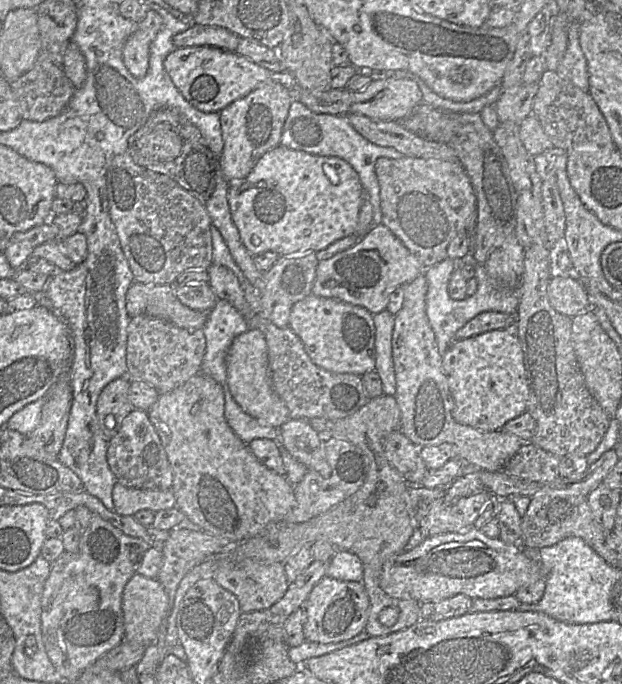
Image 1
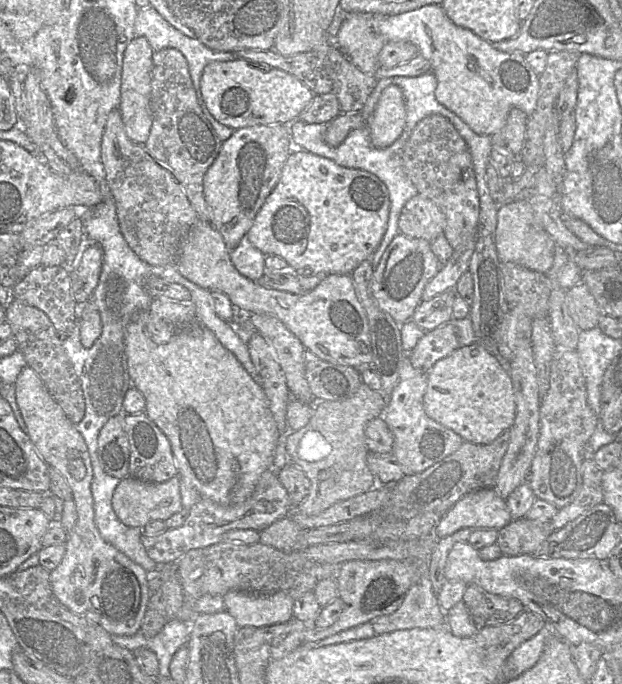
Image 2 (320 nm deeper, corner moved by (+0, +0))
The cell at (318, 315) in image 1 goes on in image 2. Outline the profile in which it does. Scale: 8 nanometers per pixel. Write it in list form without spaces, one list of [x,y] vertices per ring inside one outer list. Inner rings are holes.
[[[198,219],[186,234],[175,267],[183,277],[199,287],[224,293],[237,312],[246,315],[267,314],[276,317],[300,340],[306,350],[311,351],[324,361],[356,369],[362,369],[364,366],[372,364],[368,320],[364,308],[356,297],[351,275],[328,274],[313,290],[304,294],[292,294],[266,288],[259,282],[254,282],[238,272],[231,261],[230,249],[220,232],[210,222],[202,219]]]

